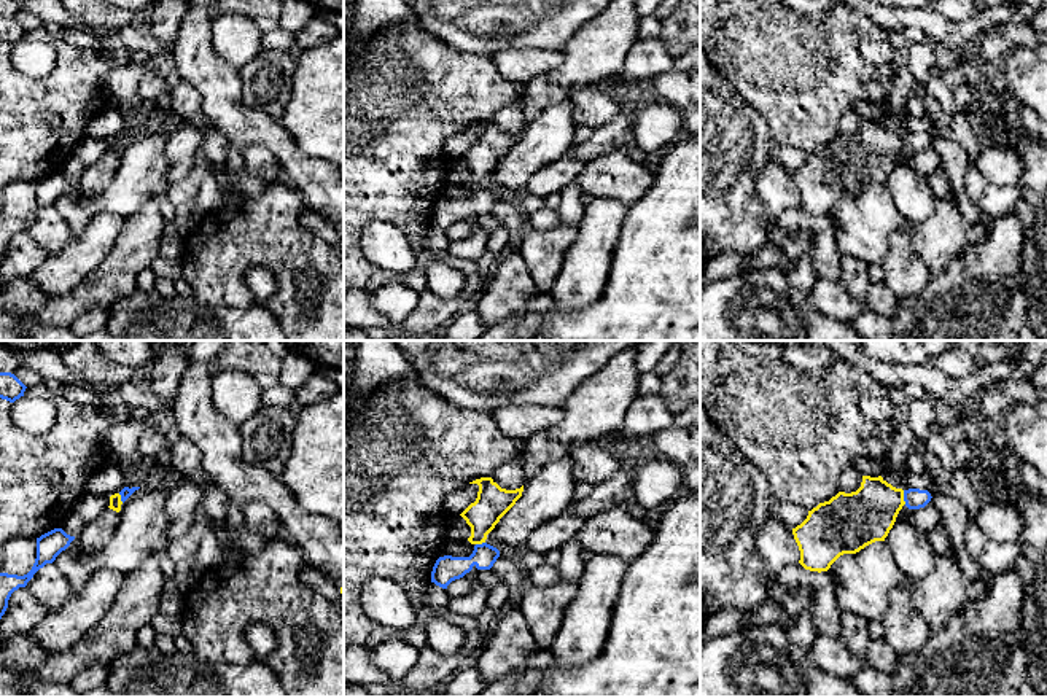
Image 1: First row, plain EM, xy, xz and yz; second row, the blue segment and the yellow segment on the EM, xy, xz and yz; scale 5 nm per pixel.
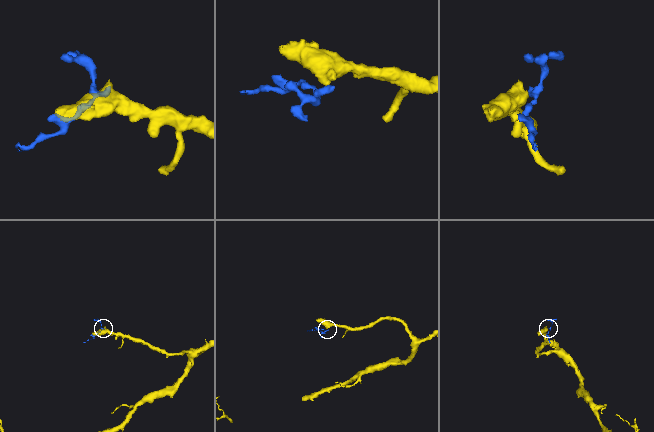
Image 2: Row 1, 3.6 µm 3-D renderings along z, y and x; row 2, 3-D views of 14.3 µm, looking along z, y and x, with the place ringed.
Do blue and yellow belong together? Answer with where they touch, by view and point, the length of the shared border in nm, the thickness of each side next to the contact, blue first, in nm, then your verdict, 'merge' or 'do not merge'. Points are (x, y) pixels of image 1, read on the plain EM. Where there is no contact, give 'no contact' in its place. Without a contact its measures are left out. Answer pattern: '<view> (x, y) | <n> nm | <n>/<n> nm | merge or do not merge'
yz (904, 140) | 70 nm | 110/280 nm | do not merge

